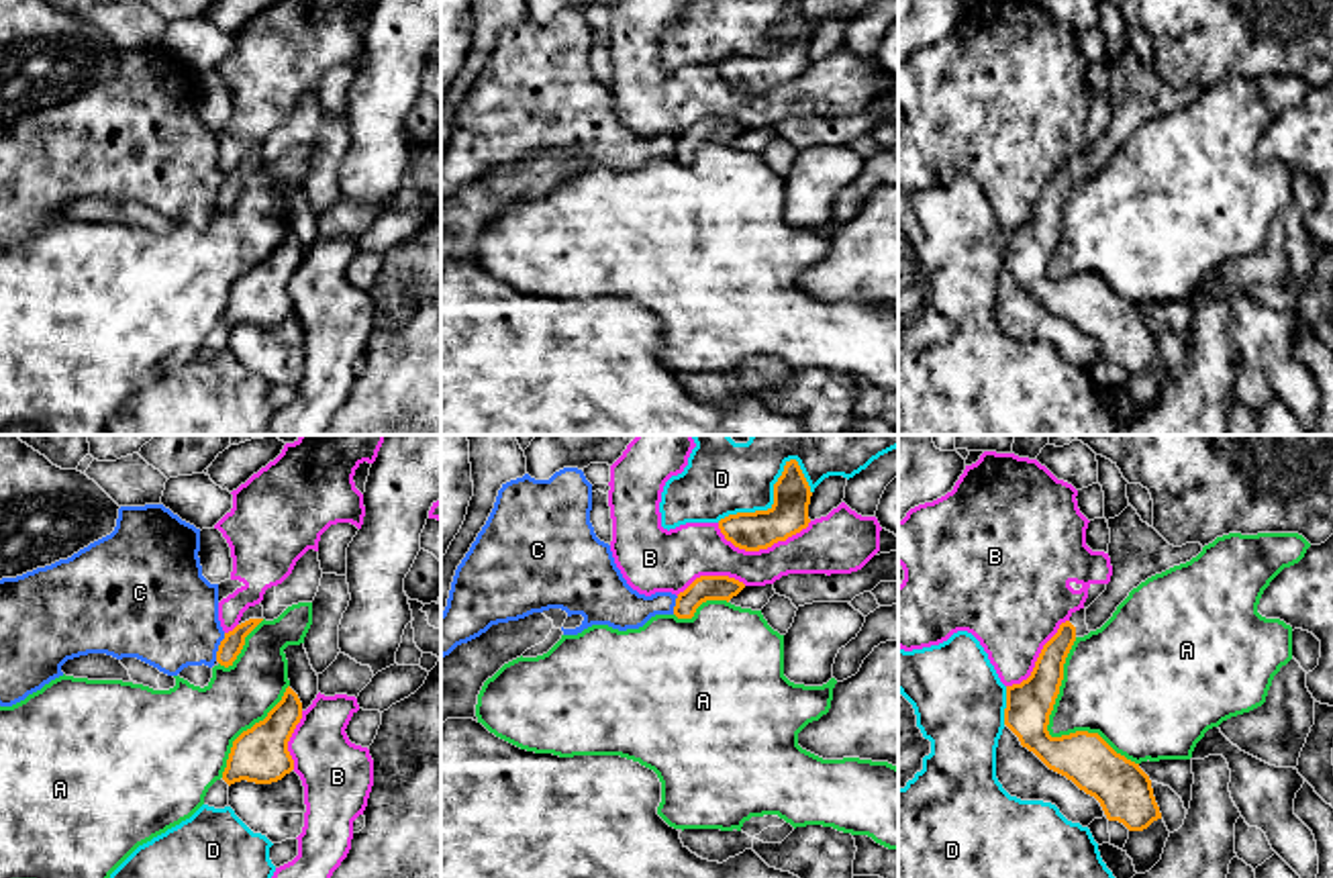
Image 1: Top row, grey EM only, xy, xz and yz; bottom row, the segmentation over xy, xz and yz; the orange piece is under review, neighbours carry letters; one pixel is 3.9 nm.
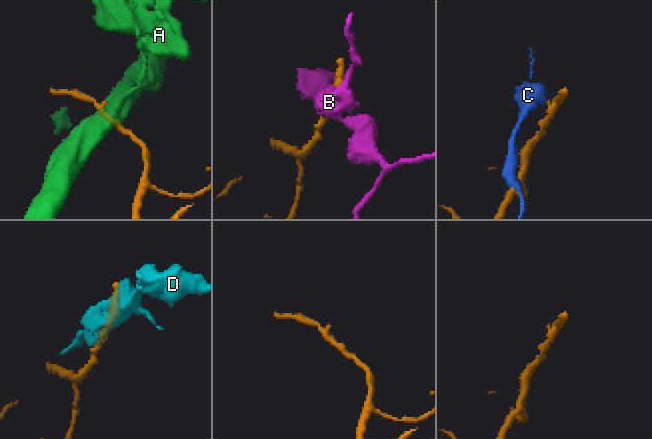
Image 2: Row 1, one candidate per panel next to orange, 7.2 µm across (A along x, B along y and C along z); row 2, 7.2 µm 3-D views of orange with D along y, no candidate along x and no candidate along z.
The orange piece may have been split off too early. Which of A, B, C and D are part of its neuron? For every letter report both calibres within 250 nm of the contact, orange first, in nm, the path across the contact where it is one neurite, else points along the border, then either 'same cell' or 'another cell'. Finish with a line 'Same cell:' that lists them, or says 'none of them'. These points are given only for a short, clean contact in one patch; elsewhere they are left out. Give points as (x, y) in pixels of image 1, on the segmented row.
A: 200/300 nm | another cell
B: 160/220 nm | another cell
C: 90/420 nm | along xy (225, 633), (215, 660) | another cell
D: 160/300 nm | another cell
Same cell: none of them

